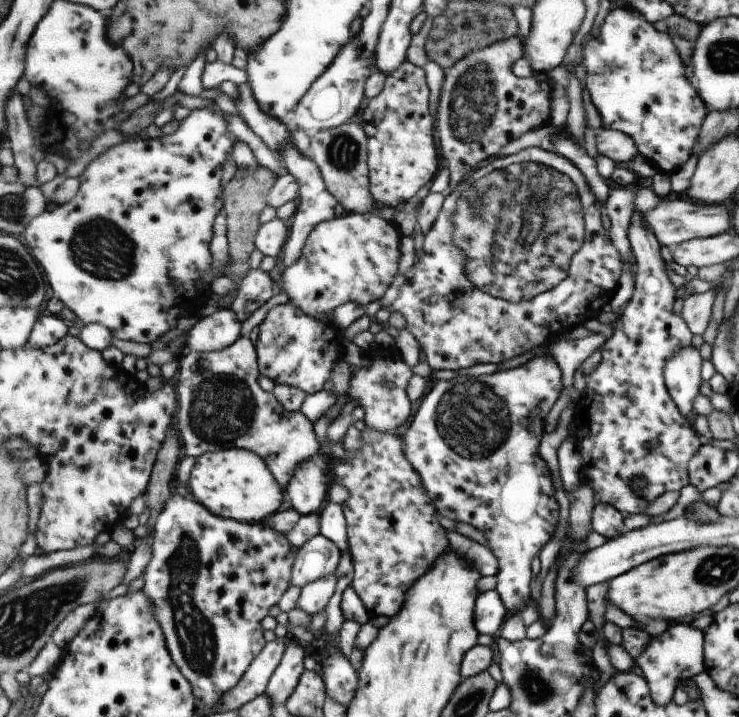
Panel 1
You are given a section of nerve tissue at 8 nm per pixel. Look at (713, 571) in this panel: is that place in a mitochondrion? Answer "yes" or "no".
yes

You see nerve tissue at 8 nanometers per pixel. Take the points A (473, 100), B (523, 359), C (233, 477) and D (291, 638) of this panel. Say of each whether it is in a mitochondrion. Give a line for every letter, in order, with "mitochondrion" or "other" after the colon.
A: mitochondrion
B: other
C: other
D: other

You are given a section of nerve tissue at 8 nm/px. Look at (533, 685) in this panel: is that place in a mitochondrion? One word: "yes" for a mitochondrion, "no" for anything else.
yes

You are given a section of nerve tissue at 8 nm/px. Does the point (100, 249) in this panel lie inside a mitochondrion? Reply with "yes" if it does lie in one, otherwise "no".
yes

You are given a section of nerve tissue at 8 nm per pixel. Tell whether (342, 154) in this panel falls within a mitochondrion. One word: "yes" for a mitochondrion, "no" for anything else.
yes

